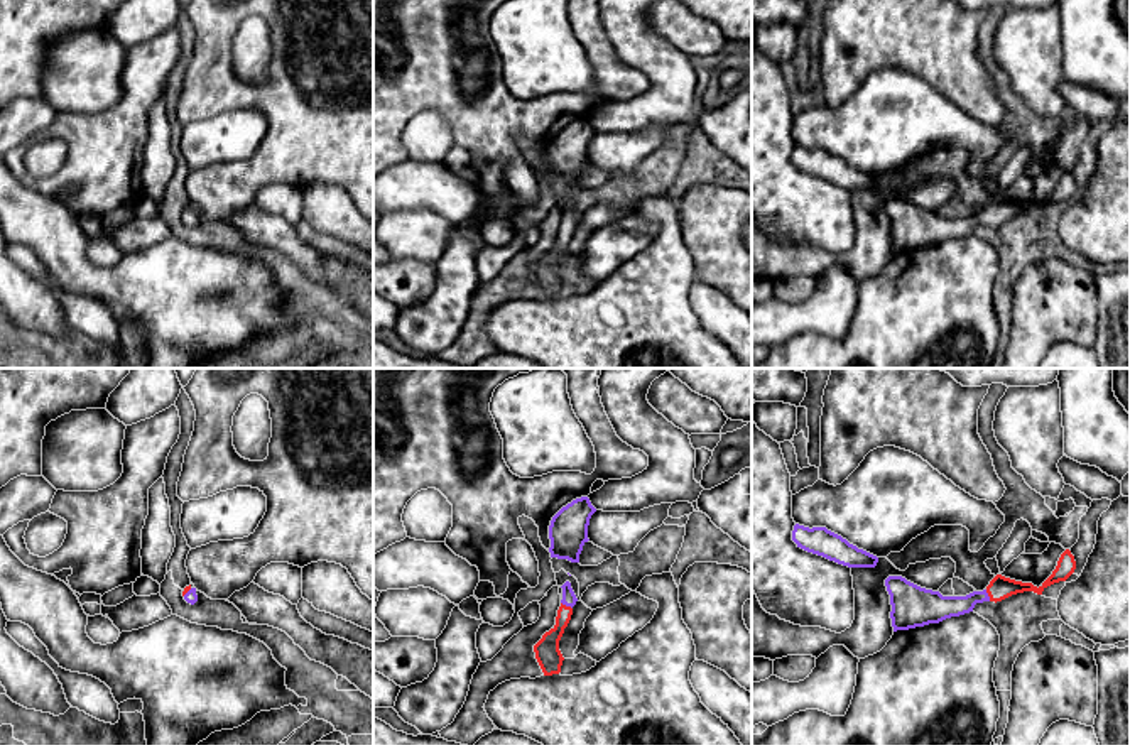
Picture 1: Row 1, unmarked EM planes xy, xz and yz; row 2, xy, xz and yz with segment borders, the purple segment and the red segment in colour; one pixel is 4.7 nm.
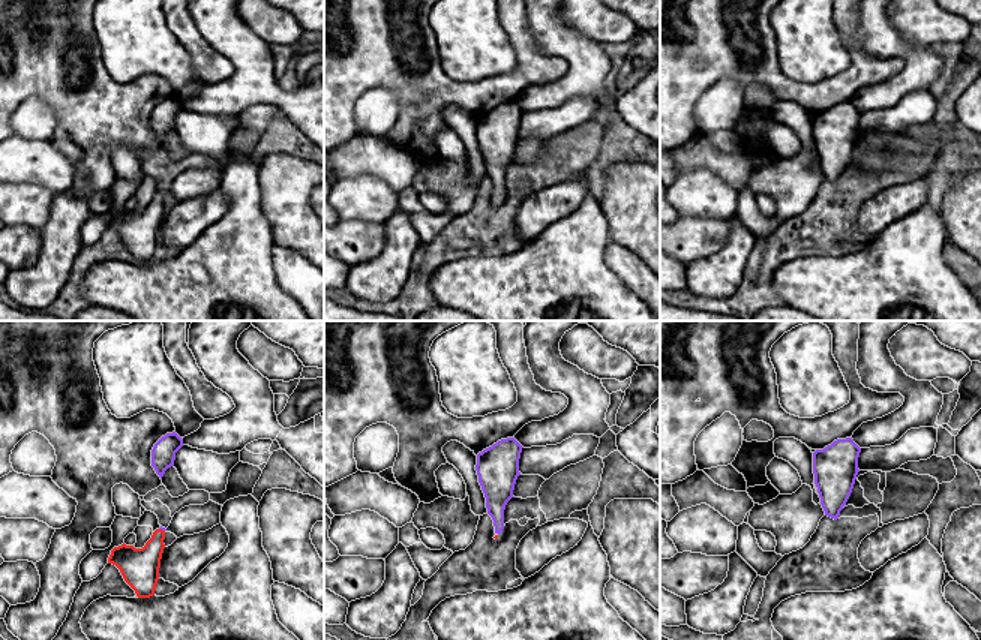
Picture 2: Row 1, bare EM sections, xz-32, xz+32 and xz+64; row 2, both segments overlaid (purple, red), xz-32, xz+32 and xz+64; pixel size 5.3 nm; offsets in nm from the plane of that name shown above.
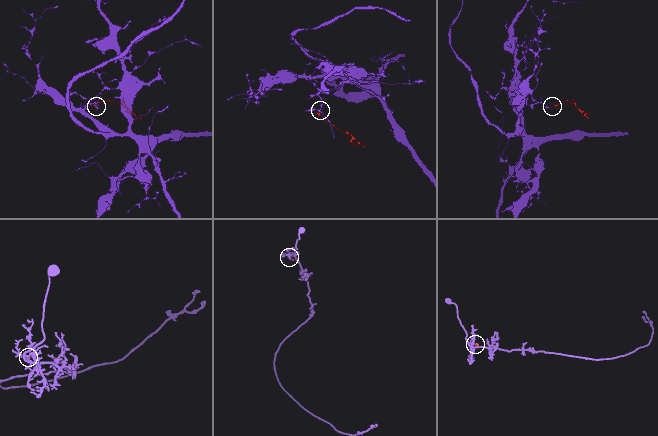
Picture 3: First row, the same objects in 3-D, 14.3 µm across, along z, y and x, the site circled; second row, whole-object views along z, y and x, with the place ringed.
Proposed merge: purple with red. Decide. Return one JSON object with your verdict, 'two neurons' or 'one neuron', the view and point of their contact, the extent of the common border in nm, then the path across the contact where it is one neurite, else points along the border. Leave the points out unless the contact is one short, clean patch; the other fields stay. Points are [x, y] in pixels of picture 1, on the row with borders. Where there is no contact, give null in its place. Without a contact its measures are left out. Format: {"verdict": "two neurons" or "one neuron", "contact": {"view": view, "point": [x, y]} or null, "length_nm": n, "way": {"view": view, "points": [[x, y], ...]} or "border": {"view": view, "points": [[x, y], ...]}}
{"verdict": "one neuron", "contact": {"view": "xz", "point": [566, 605]}, "length_nm": 70, "way": {"view": "xz", "points": [[570, 598], [566, 605], [548, 654]]}}

